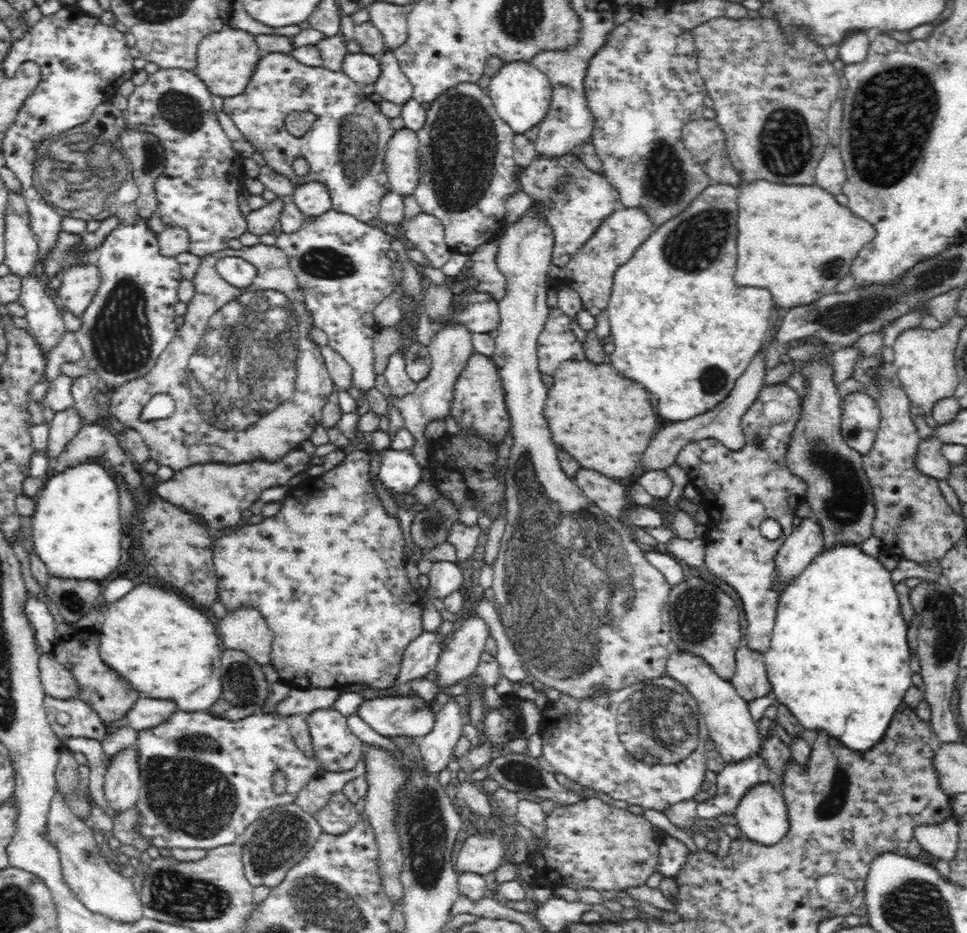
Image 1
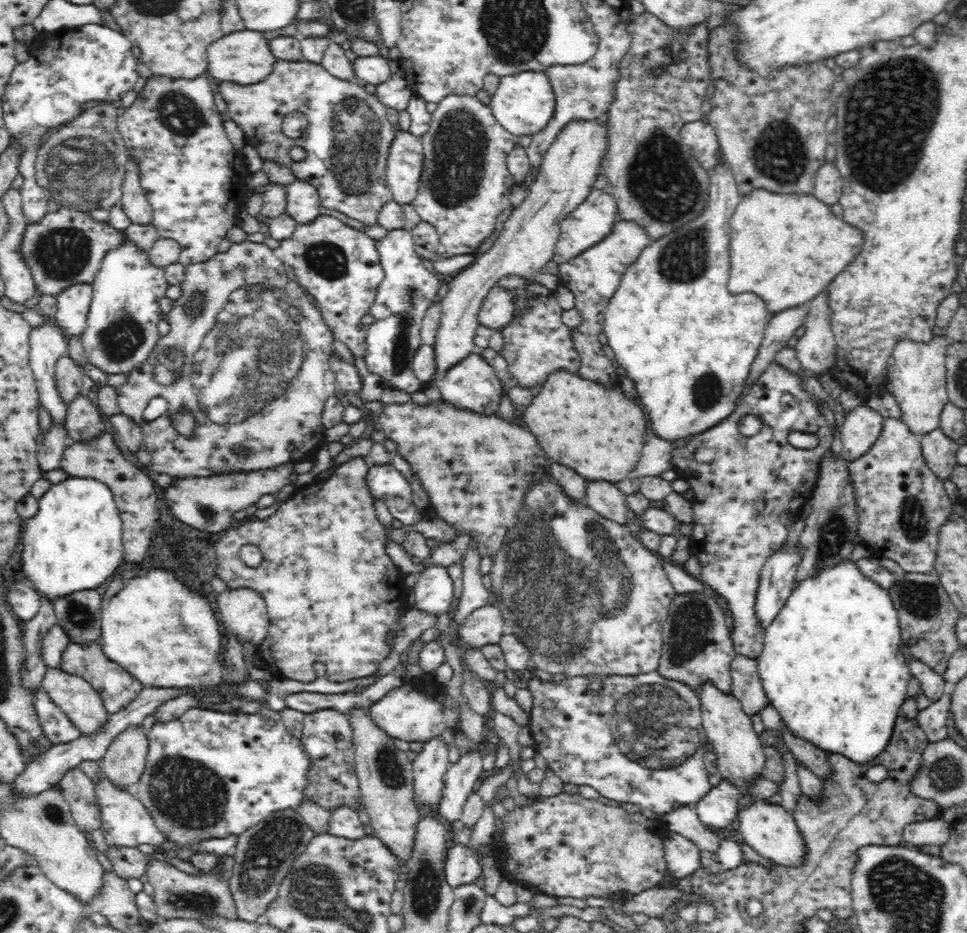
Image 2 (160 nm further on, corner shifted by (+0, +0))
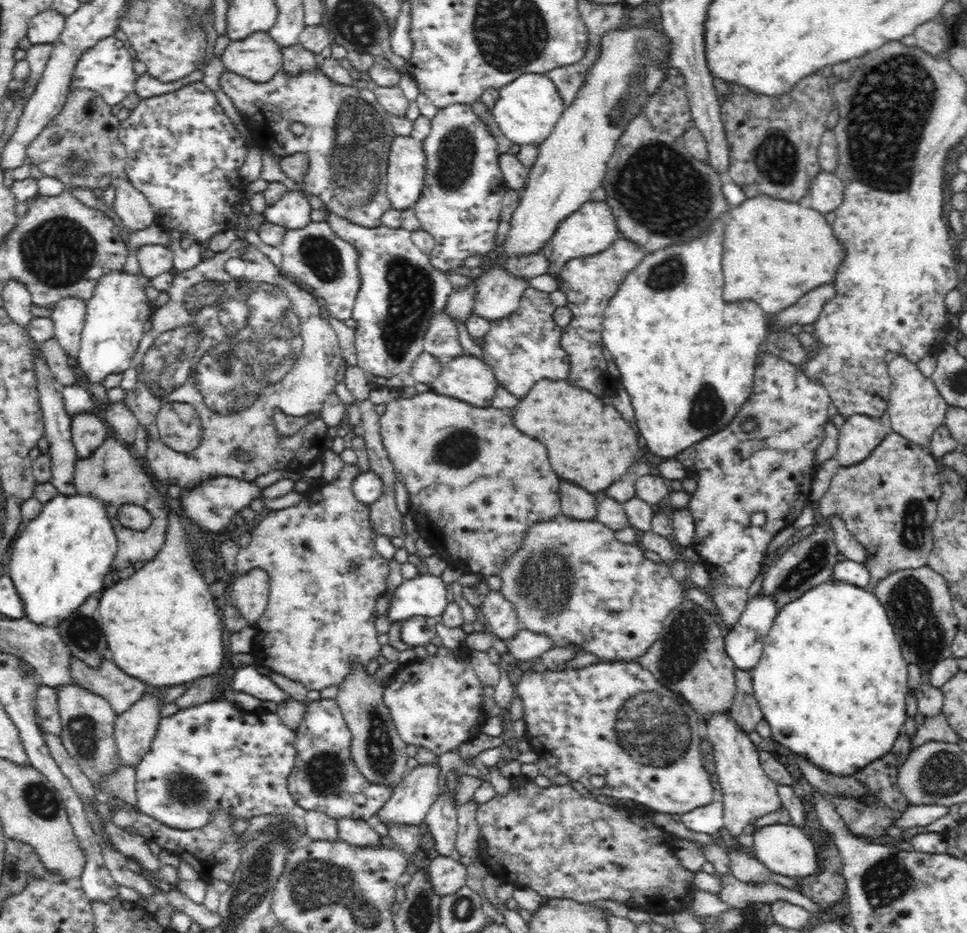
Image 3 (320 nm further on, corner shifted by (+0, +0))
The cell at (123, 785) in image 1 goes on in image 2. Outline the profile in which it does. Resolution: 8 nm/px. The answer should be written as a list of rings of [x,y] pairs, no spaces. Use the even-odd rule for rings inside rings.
[[[130,725],[126,730],[118,733],[118,736],[112,740],[104,756],[97,761],[101,766],[106,778],[115,786],[115,791],[126,792],[136,787],[137,782],[141,779],[142,773],[146,766],[148,754],[147,733],[142,725]]]

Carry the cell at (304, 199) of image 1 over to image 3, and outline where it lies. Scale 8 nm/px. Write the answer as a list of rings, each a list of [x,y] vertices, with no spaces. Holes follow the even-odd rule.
[[[288,191],[278,202],[267,205],[262,213],[265,222],[284,225],[287,230],[304,228],[310,224],[312,207],[302,191]]]

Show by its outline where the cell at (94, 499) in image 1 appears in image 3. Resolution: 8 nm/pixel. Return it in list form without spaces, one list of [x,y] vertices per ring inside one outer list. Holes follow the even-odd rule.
[[[79,492],[77,495],[52,497],[43,504],[43,510],[35,520],[25,523],[25,528],[19,533],[11,547],[8,563],[8,575],[12,579],[16,592],[21,596],[25,619],[34,624],[48,626],[48,622],[62,622],[64,617],[80,608],[87,597],[94,592],[100,592],[109,583],[114,557],[117,555],[117,535],[109,514],[106,513],[104,500],[96,495]]]

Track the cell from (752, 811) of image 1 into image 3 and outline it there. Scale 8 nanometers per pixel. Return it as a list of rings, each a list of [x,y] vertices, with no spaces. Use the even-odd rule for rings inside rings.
[[[773,823],[758,828],[754,832],[753,856],[756,856],[756,859],[766,868],[769,868],[772,873],[787,876],[791,879],[808,877],[816,872],[816,866],[818,865],[816,852],[814,842],[810,841],[810,837],[798,825]]]

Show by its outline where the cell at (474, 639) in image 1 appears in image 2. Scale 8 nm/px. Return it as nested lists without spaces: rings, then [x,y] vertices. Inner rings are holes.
[[[498,602],[482,606],[470,613],[466,620],[457,628],[460,638],[464,640],[464,646],[486,646],[486,644],[500,644],[504,635],[502,611],[498,608]]]

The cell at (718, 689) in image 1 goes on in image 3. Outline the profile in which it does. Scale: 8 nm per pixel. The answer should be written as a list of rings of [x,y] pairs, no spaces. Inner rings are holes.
[[[722,711],[712,713],[708,719],[708,738],[712,742],[713,754],[716,754],[715,773],[722,790],[717,797],[723,806],[723,828],[737,837],[746,826],[770,812],[780,810],[783,804],[776,790],[777,784],[761,767],[760,750],[741,725],[736,720],[730,720]]]

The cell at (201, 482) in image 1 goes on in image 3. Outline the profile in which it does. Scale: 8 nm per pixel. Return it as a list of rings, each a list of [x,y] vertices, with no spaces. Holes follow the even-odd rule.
[[[217,476],[202,483],[182,489],[182,511],[200,527],[218,532],[234,522],[235,516],[243,508],[249,507],[252,500],[261,496],[263,488],[254,485],[254,481],[240,480],[232,476]]]

